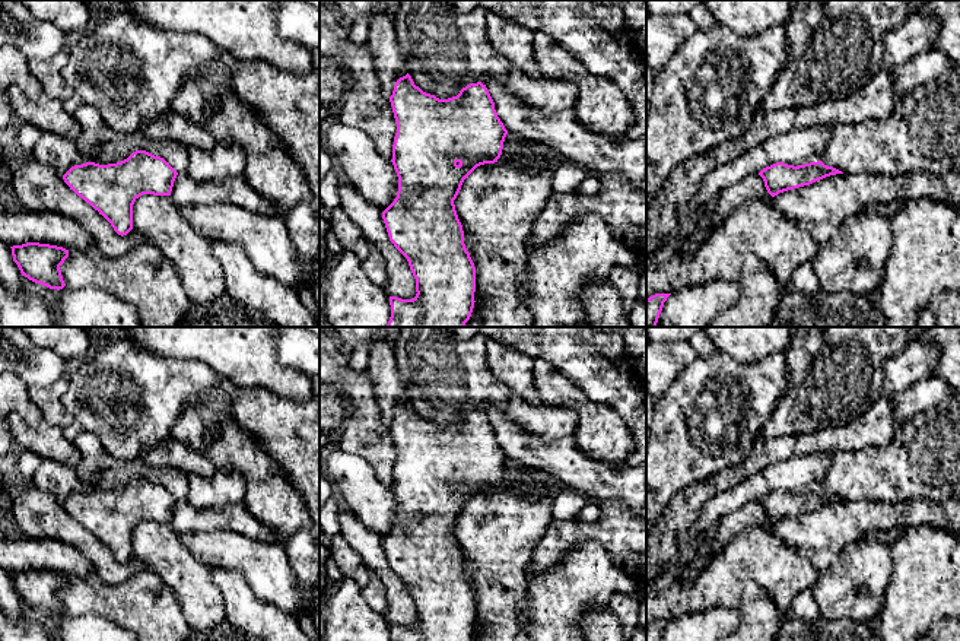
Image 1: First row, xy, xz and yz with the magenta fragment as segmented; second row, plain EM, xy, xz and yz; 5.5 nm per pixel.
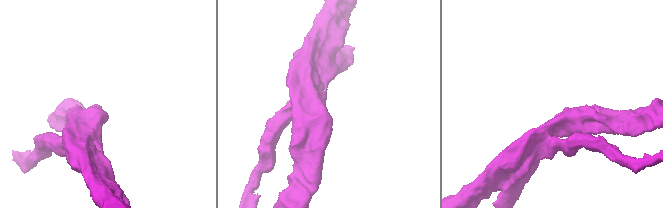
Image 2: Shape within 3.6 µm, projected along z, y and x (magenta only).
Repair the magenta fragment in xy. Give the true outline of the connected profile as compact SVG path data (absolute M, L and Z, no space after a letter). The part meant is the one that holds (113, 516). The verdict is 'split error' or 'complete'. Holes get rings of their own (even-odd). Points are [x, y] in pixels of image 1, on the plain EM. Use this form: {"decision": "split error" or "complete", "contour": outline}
{"decision": "complete", "contour": "M136 477L117 491L74 492L63 507L123 564L133 556L134 529L143 521L171 523L177 502L163 485Z"}

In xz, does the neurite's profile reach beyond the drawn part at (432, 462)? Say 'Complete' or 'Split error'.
Complete

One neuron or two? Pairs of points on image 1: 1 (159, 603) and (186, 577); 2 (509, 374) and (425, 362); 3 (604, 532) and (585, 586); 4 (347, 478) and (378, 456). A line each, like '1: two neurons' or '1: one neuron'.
1: two neurons
2: one neuron
3: two neurons
4: two neurons

